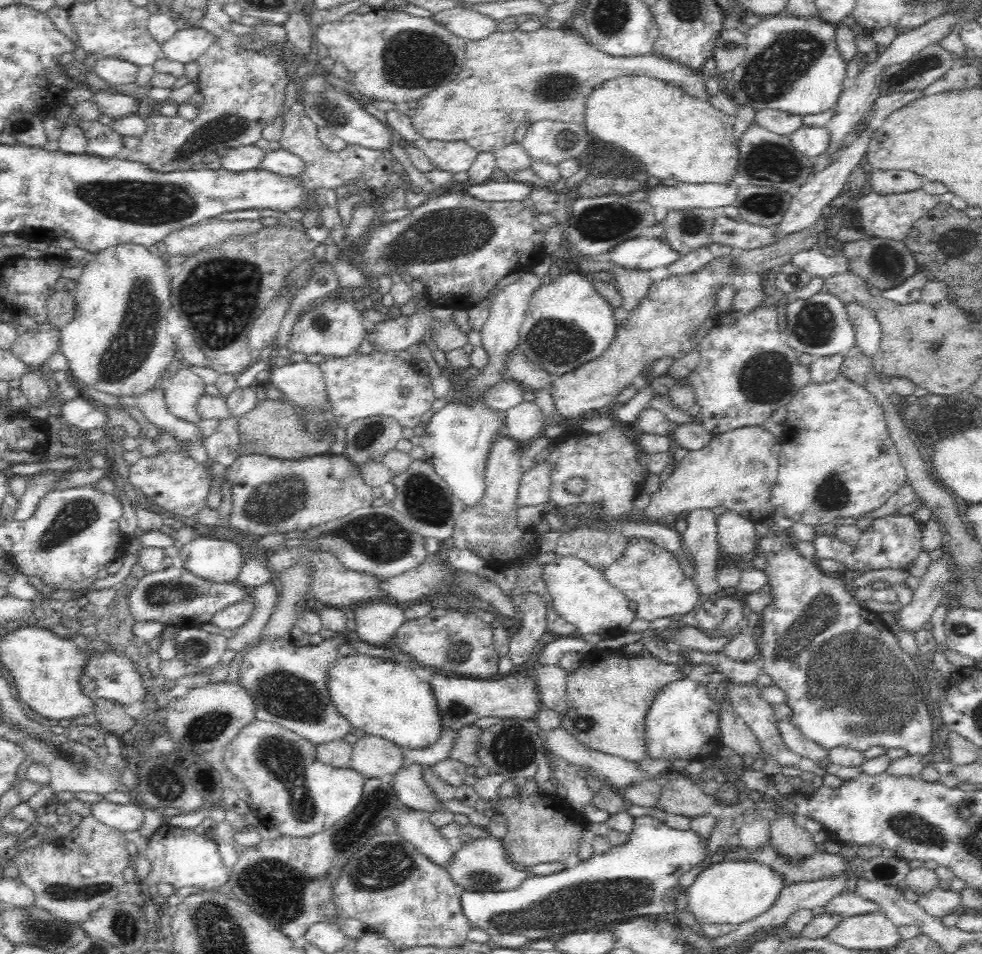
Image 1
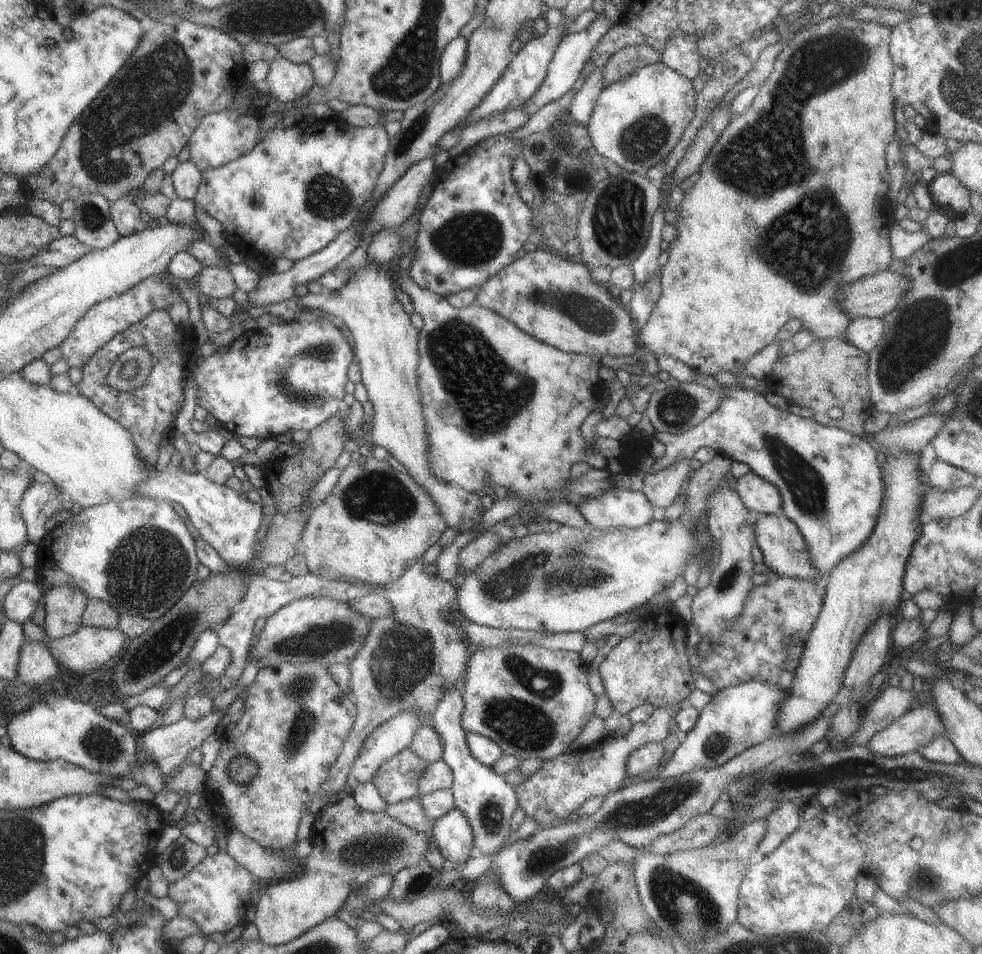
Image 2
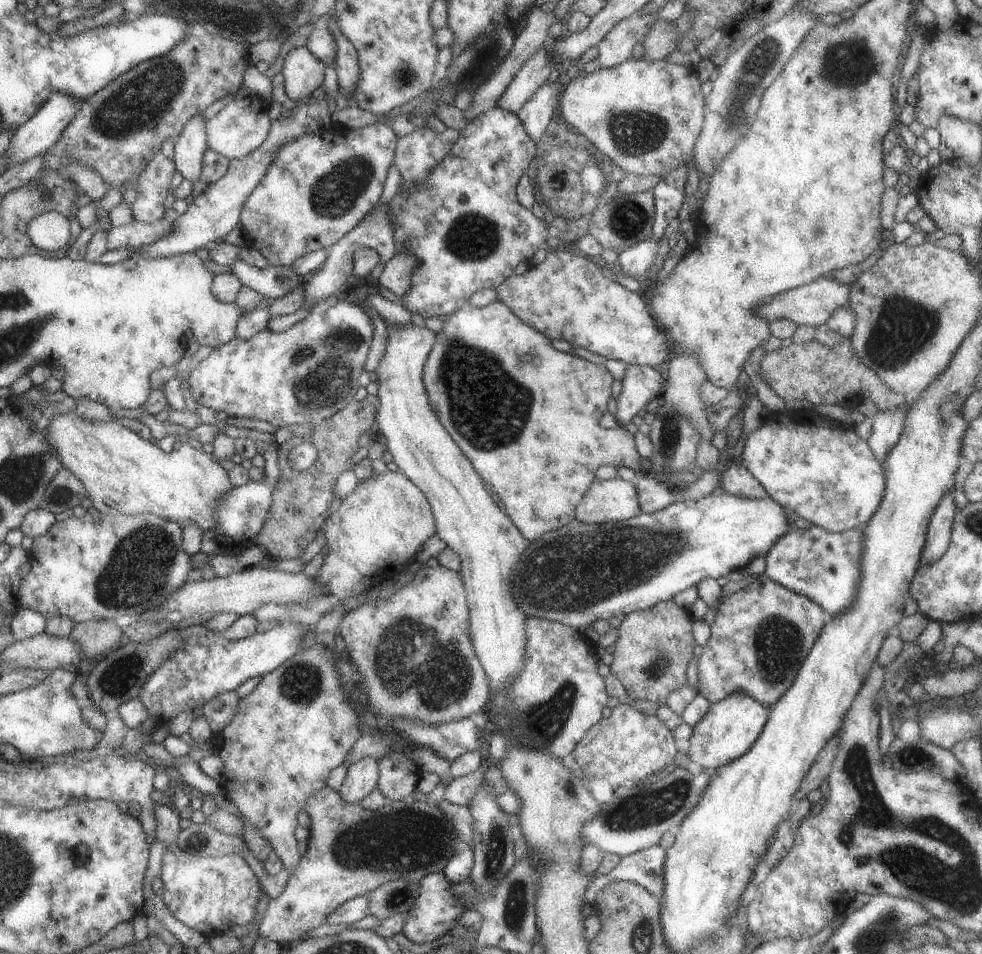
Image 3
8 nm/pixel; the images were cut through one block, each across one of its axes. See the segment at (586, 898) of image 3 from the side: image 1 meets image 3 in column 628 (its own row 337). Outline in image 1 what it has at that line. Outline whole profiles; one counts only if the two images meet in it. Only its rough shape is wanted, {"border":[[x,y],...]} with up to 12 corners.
{"border":[[844,304],[856,328],[856,346],[874,358],[882,326],[872,310]]}

